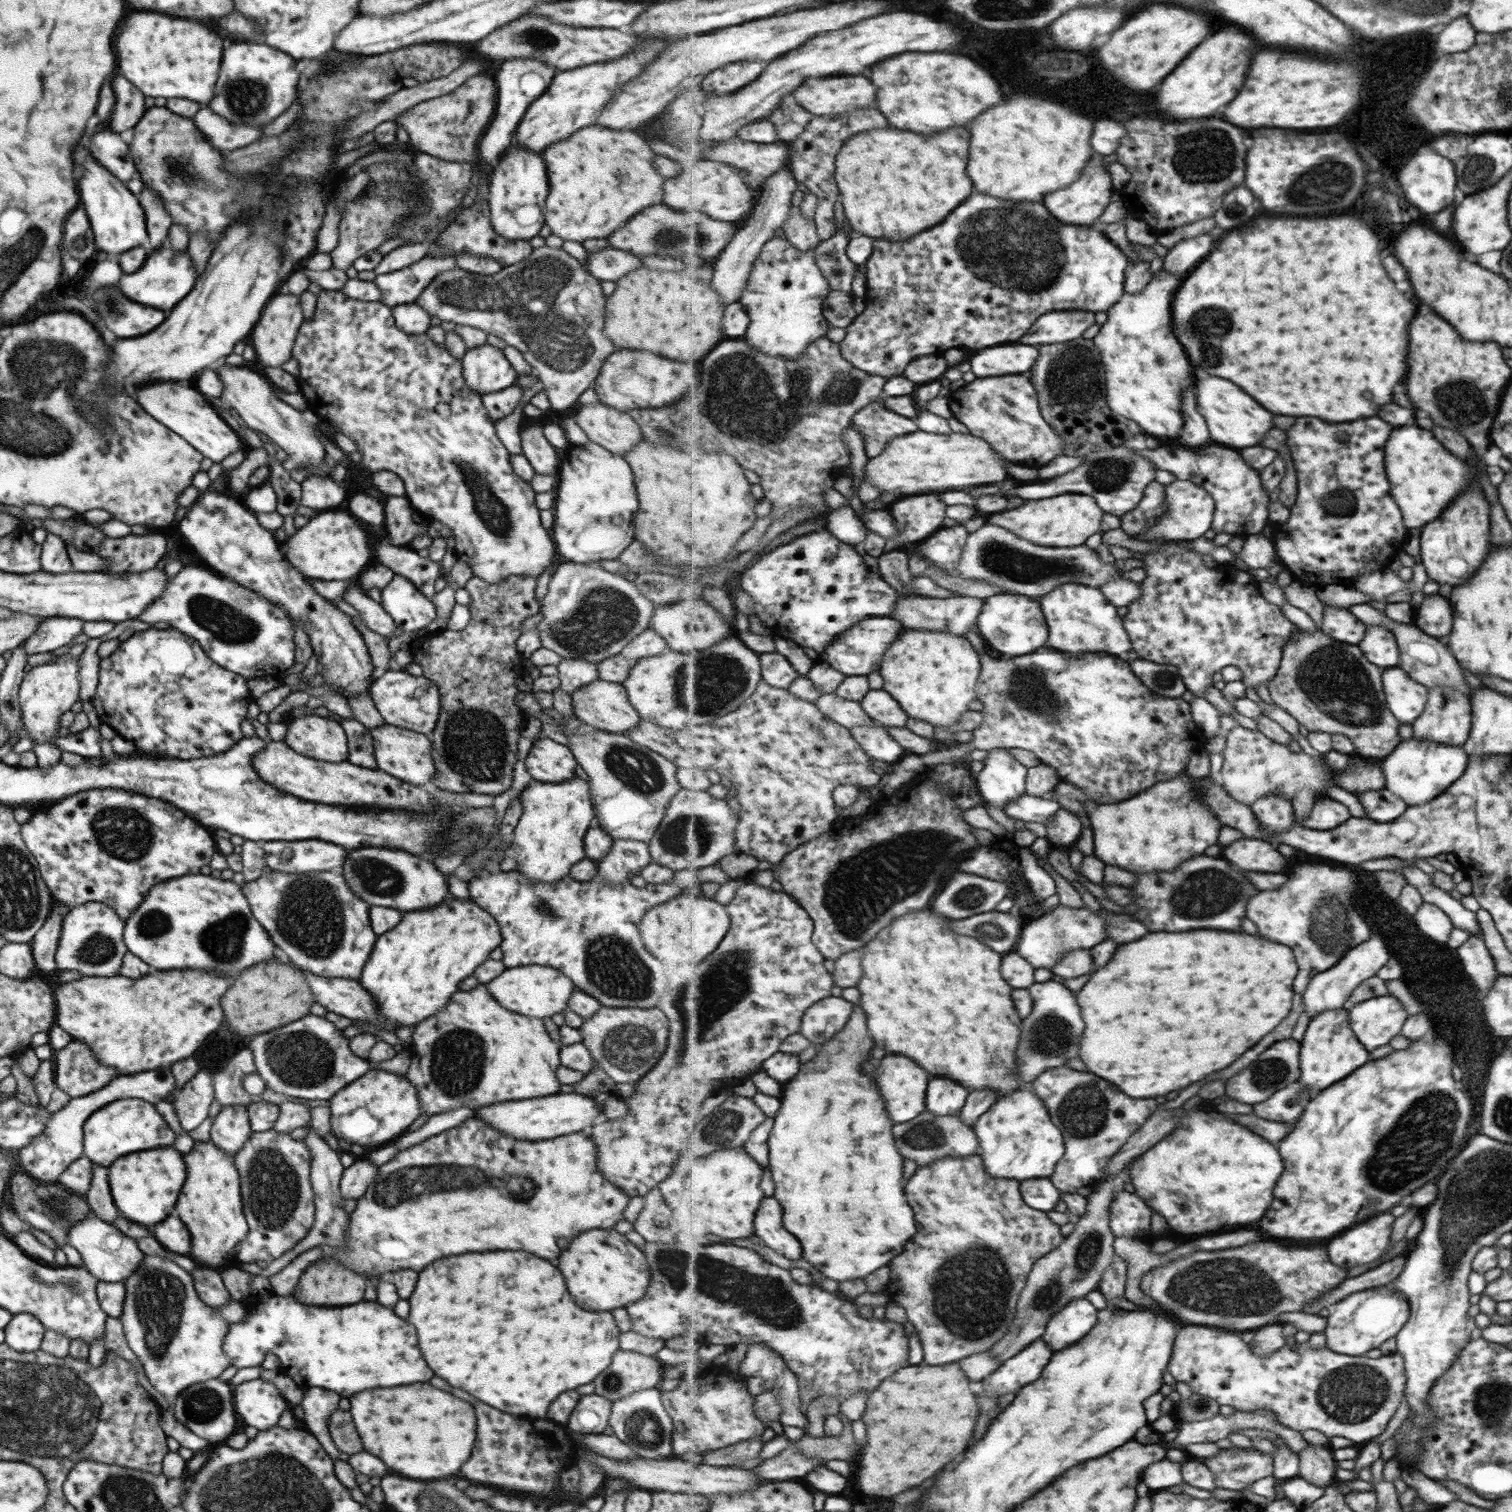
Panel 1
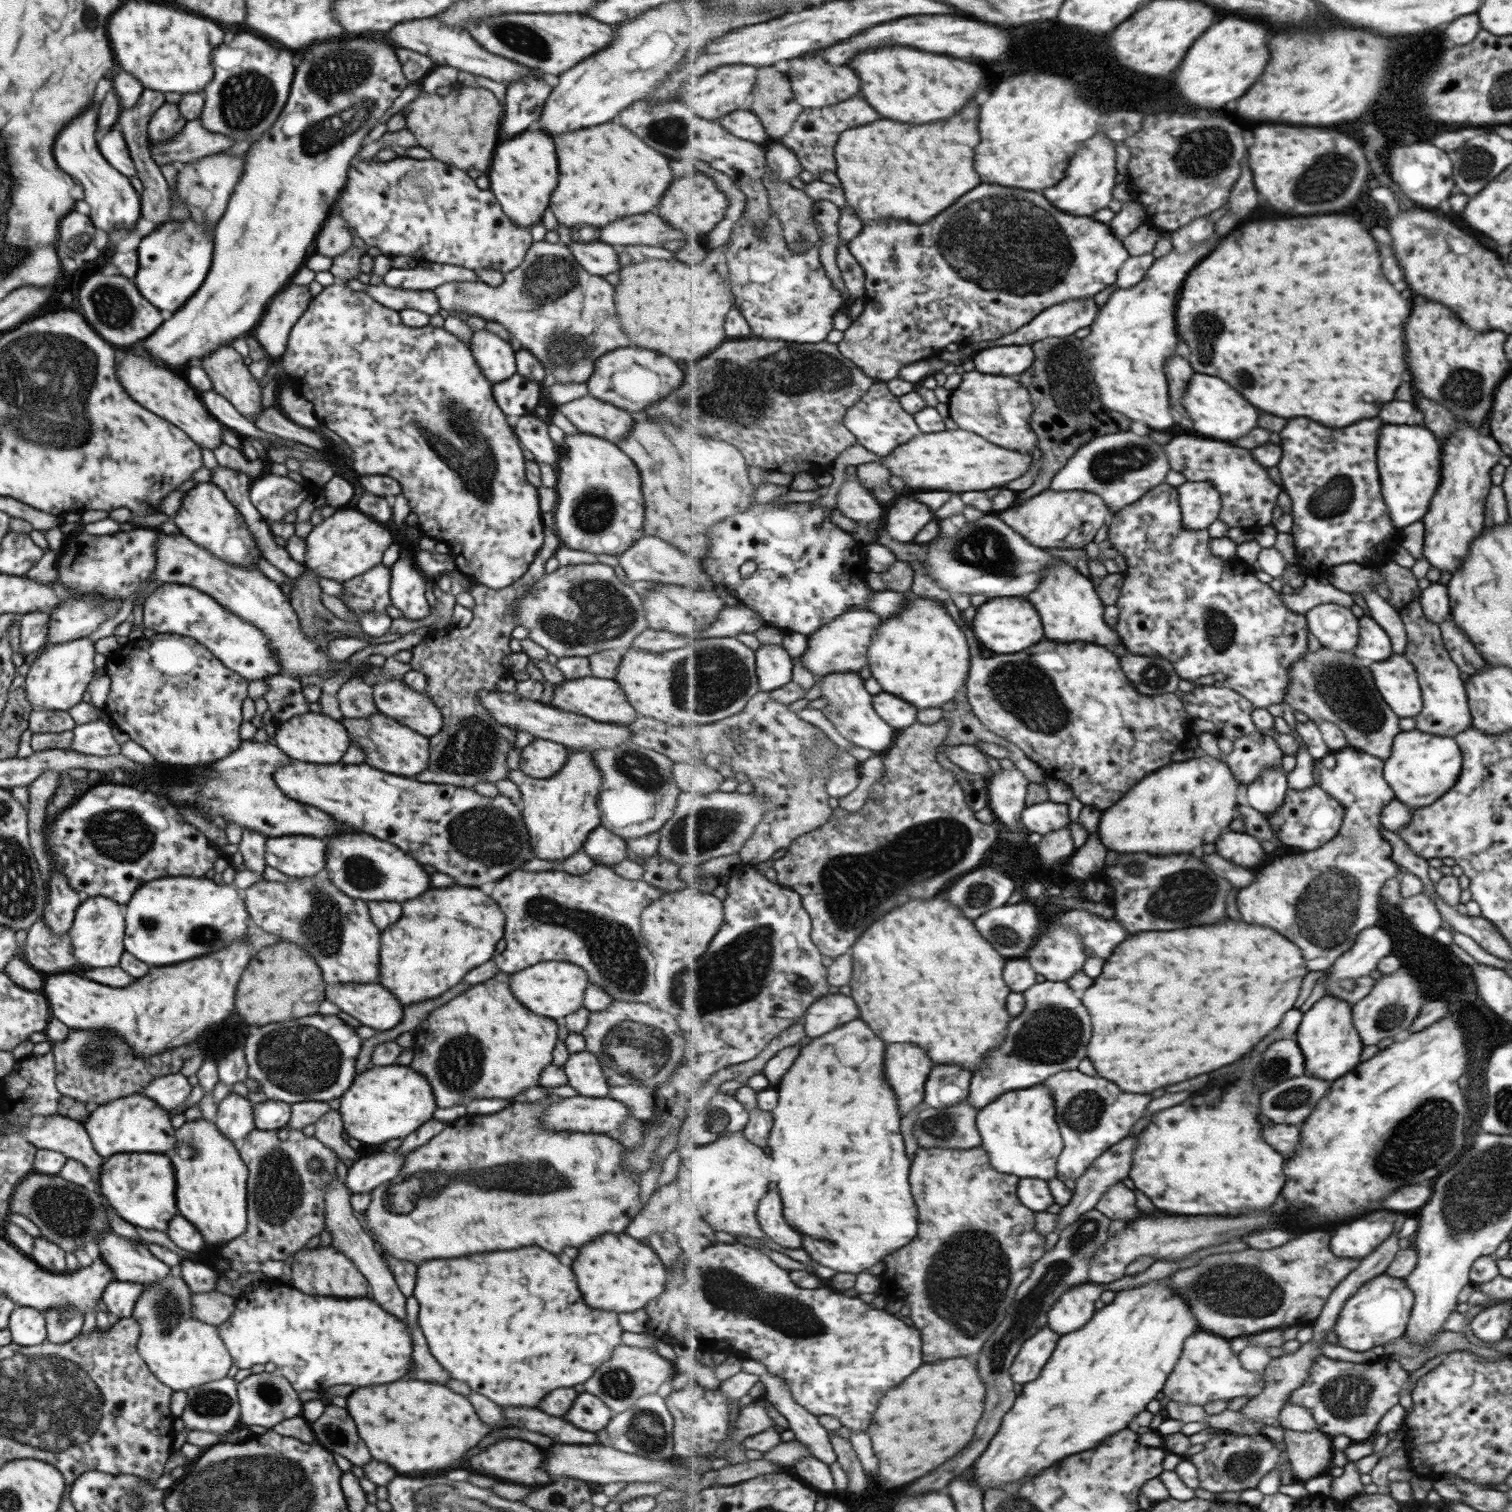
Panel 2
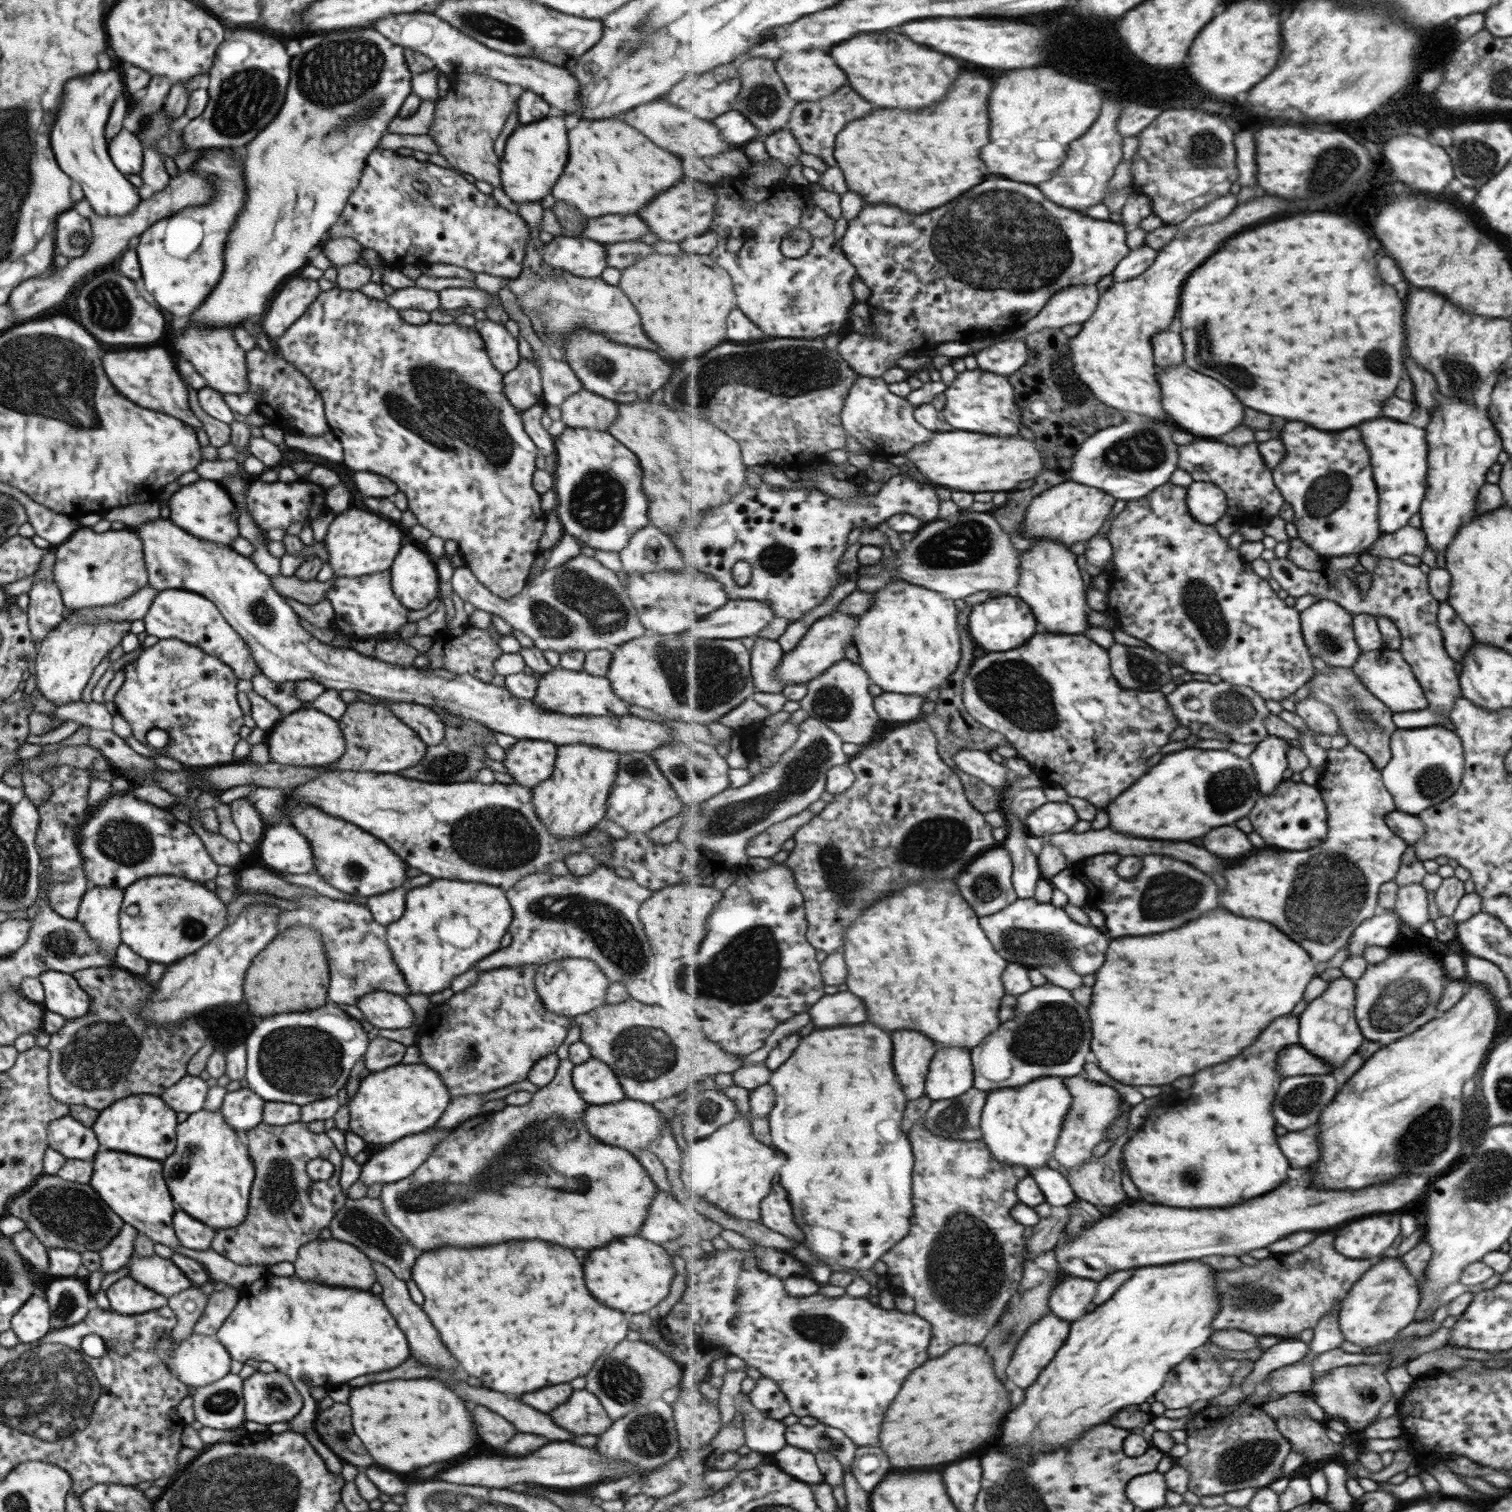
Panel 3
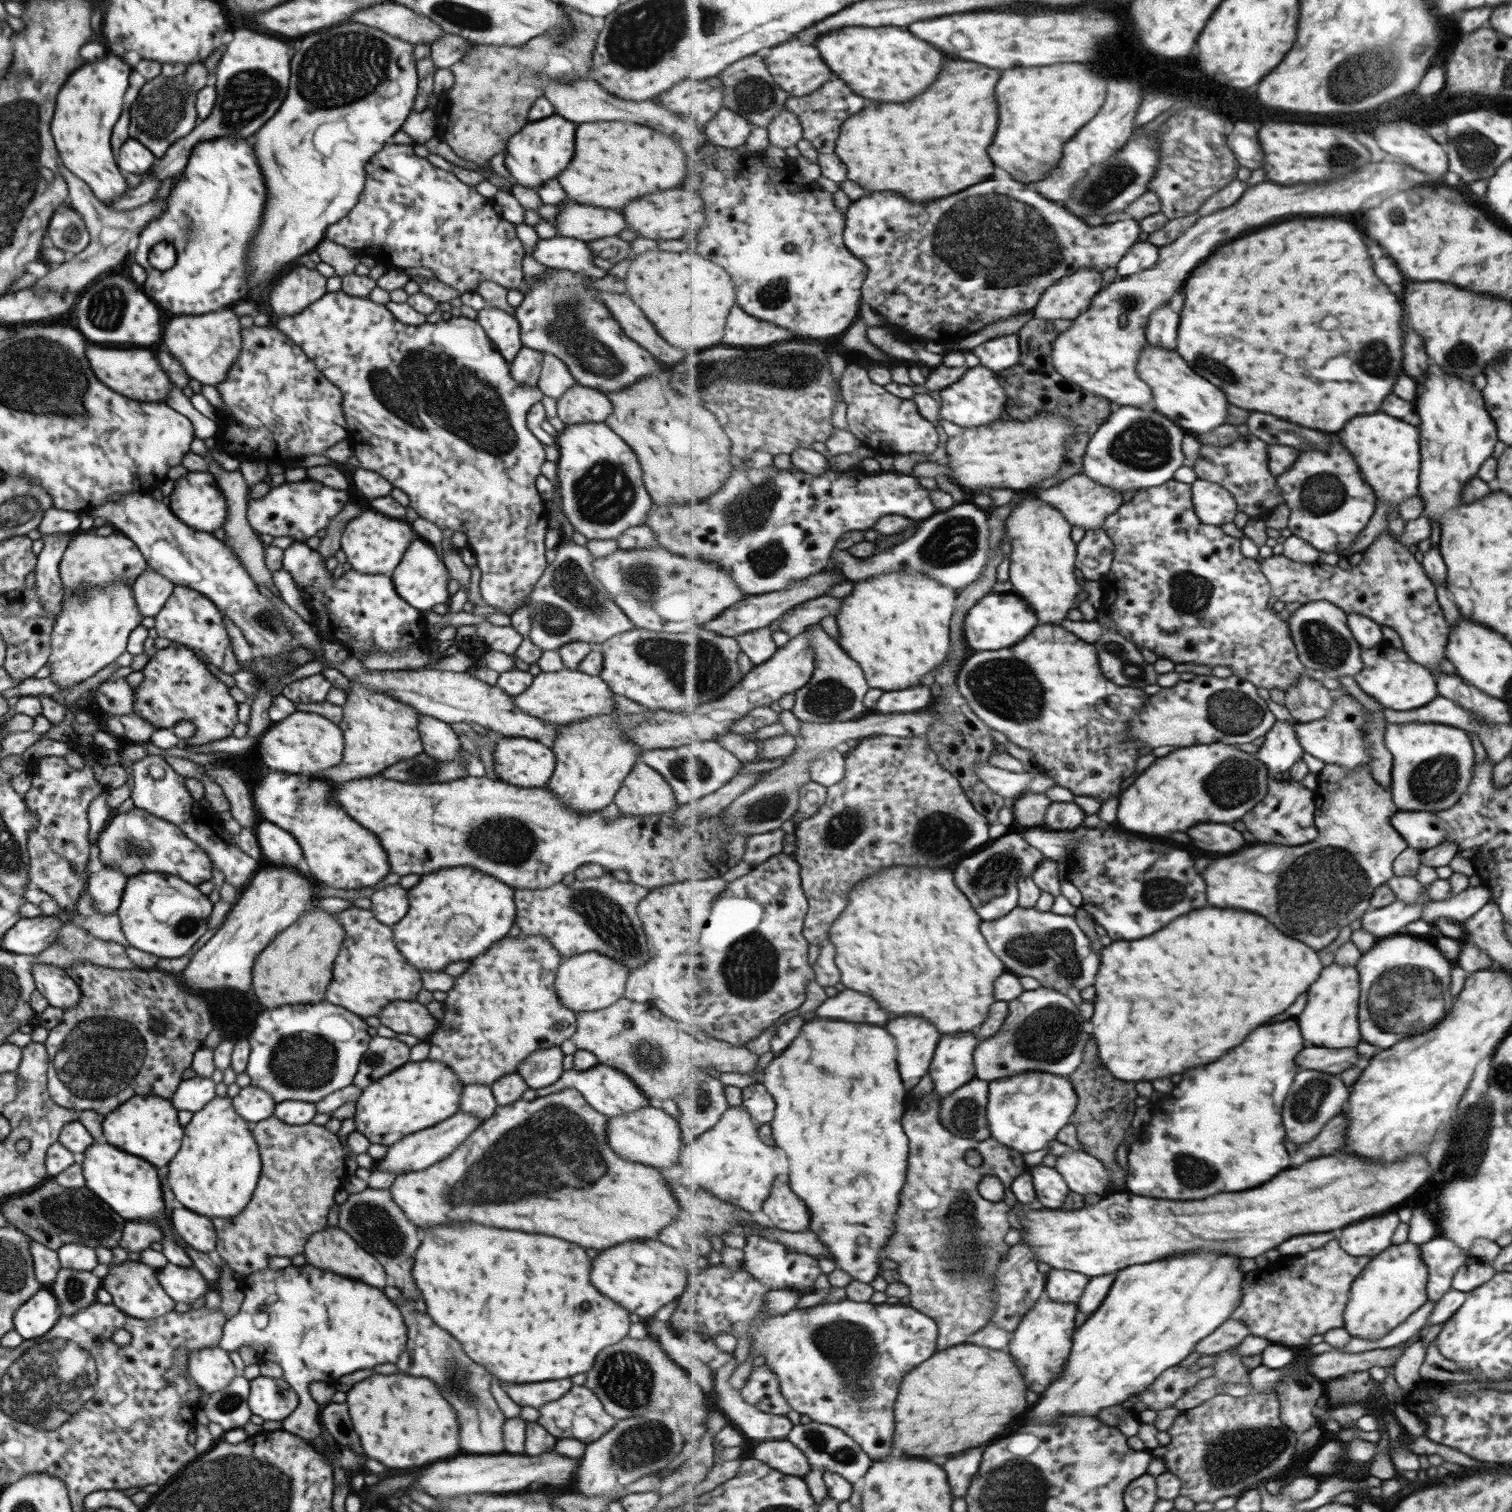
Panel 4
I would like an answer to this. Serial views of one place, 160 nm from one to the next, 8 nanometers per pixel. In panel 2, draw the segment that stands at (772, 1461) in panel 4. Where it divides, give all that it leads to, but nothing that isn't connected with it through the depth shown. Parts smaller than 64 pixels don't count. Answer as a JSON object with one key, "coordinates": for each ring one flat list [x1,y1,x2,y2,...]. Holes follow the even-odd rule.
{"coordinates":[[815,1455,801,1458,793,1466,804,1482,819,1489,826,1496,837,1491,830,1465,819,1460]]}

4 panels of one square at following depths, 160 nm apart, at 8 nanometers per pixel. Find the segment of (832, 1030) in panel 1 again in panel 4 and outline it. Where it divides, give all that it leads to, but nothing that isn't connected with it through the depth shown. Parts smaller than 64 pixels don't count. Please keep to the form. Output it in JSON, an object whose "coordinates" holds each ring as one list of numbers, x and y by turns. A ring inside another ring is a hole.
{"coordinates":[[845,990,835,998,829,998,819,1010,819,1016,827,1016,833,1020,845,1022,871,1022,885,1024,889,1020,889,1012,881,1008,881,1004,873,996,865,996,861,992]]}

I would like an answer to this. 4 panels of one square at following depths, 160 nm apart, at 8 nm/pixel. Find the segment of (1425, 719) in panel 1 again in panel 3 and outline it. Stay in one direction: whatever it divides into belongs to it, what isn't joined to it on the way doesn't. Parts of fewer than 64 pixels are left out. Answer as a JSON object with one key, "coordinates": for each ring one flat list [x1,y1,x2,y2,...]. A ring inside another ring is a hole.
{"coordinates":[[1288,557,1275,559,1269,563,1270,575,1280,588,1289,595,1301,598,1305,594,1318,595,1320,599,1334,600,1343,605,1354,615,1369,614,1378,618,1384,616,1396,625,1400,632,1400,648,1398,652,1405,659,1414,676,1418,680,1422,691,1427,694,1429,710,1433,714,1441,714,1442,718,1437,726,1449,723,1448,716,1455,708,1455,700,1461,695,1461,684,1453,670,1455,661,1451,660,1443,649,1443,639,1439,630,1436,614,1438,601,1430,593,1426,574,1419,567,1405,564,1403,561,1378,559,1371,572,1371,582,1365,594,1359,592,1357,586,1351,586,1351,578,1343,573,1332,577,1328,571,1314,571,1299,568]]}

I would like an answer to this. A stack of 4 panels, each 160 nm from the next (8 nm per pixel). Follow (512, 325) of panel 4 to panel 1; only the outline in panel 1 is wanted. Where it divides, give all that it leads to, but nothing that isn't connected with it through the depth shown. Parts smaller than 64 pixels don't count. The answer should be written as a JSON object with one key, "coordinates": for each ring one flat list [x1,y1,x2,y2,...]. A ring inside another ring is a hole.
{"coordinates":[[488,343,467,349,460,360,465,384,479,396,502,391,516,382,516,373,502,350]]}

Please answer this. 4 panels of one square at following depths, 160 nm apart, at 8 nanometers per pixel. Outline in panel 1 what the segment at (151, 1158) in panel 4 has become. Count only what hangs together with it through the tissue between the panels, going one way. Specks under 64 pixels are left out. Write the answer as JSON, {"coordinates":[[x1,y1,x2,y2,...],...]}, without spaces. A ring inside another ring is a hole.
{"coordinates":[[139,1099,114,1100,92,1112,83,1123,83,1157,91,1164,109,1166,117,1156,125,1156,137,1150,149,1150,174,1144,176,1135,165,1124,152,1104]]}

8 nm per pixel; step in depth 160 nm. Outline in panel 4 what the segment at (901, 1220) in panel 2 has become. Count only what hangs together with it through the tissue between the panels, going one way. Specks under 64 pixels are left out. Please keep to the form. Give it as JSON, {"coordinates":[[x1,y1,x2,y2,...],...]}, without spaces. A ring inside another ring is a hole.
{"coordinates":[[815,1018,807,1022,801,1030,801,1034,791,1042,791,1046,775,1058,764,1070,763,1080,761,1081,776,1100,775,1118,770,1122,772,1124,773,1134,777,1144,789,1154,791,1162,791,1188,799,1192,799,1198,807,1202,813,1214,811,1230,821,1236,821,1240,831,1248,832,1256,835,1256,837,1264,847,1270,855,1280,869,1284,873,1282,880,1270,880,1260,882,1250,887,1246,889,1236,895,1232,895,1218,899,1210,899,1194,905,1186,907,1178,907,1166,909,1166,909,1138,903,1132,903,1116,907,1110,907,1090,899,1074,899,1064,897,1064,897,1044,895,1038,881,1026,871,1026,871,1024,855,1024,855,1022,835,1022,829,1018]]}

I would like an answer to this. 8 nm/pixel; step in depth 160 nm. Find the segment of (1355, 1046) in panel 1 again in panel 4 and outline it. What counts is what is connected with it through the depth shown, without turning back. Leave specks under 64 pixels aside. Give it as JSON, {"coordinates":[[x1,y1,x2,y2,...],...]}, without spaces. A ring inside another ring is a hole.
{"coordinates":[[1335,962,1326,966,1307,998,1309,1002,1303,1014,1299,1016,1299,1026,1308,1045,1325,1048,1357,1046,1359,975,1355,967]]}

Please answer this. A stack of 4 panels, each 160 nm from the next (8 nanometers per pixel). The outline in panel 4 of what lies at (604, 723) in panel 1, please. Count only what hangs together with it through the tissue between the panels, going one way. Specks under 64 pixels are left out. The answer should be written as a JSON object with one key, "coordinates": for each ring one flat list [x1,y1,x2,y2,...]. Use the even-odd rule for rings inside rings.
{"coordinates":[[563,668,557,672,540,670,537,676,533,676,529,688,512,697,512,700,521,713,525,712,527,716,535,717,539,721,561,726,613,712,617,706,611,696,611,691,598,675,587,675,584,672]]}

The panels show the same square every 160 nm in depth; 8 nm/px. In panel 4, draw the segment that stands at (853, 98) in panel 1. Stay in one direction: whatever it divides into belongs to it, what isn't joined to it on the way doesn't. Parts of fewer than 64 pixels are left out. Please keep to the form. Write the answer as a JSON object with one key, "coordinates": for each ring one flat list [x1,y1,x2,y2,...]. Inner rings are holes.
{"coordinates":[[799,40,771,48,764,61,777,84,791,97,807,96,818,91,833,74,821,58,821,52,815,46,801,44]]}

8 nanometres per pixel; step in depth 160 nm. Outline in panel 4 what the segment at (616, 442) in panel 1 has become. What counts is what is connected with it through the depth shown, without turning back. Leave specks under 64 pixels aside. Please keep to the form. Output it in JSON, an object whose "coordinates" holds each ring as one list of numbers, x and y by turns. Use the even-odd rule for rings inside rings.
{"coordinates":[[577,383,556,398,556,417,564,425,603,422,611,411,601,392]]}

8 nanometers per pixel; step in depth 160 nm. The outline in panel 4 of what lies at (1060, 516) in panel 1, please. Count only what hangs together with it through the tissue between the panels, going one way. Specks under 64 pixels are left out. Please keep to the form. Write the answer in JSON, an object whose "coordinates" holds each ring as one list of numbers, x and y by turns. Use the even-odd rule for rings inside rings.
{"coordinates":[[1083,472,1061,482,1059,486,1055,485,1041,492,1041,498,1052,504,1052,507,1059,509,1073,526,1079,526,1083,530,1102,528,1106,520,1114,515,1123,504,1121,491,1099,484]]}

